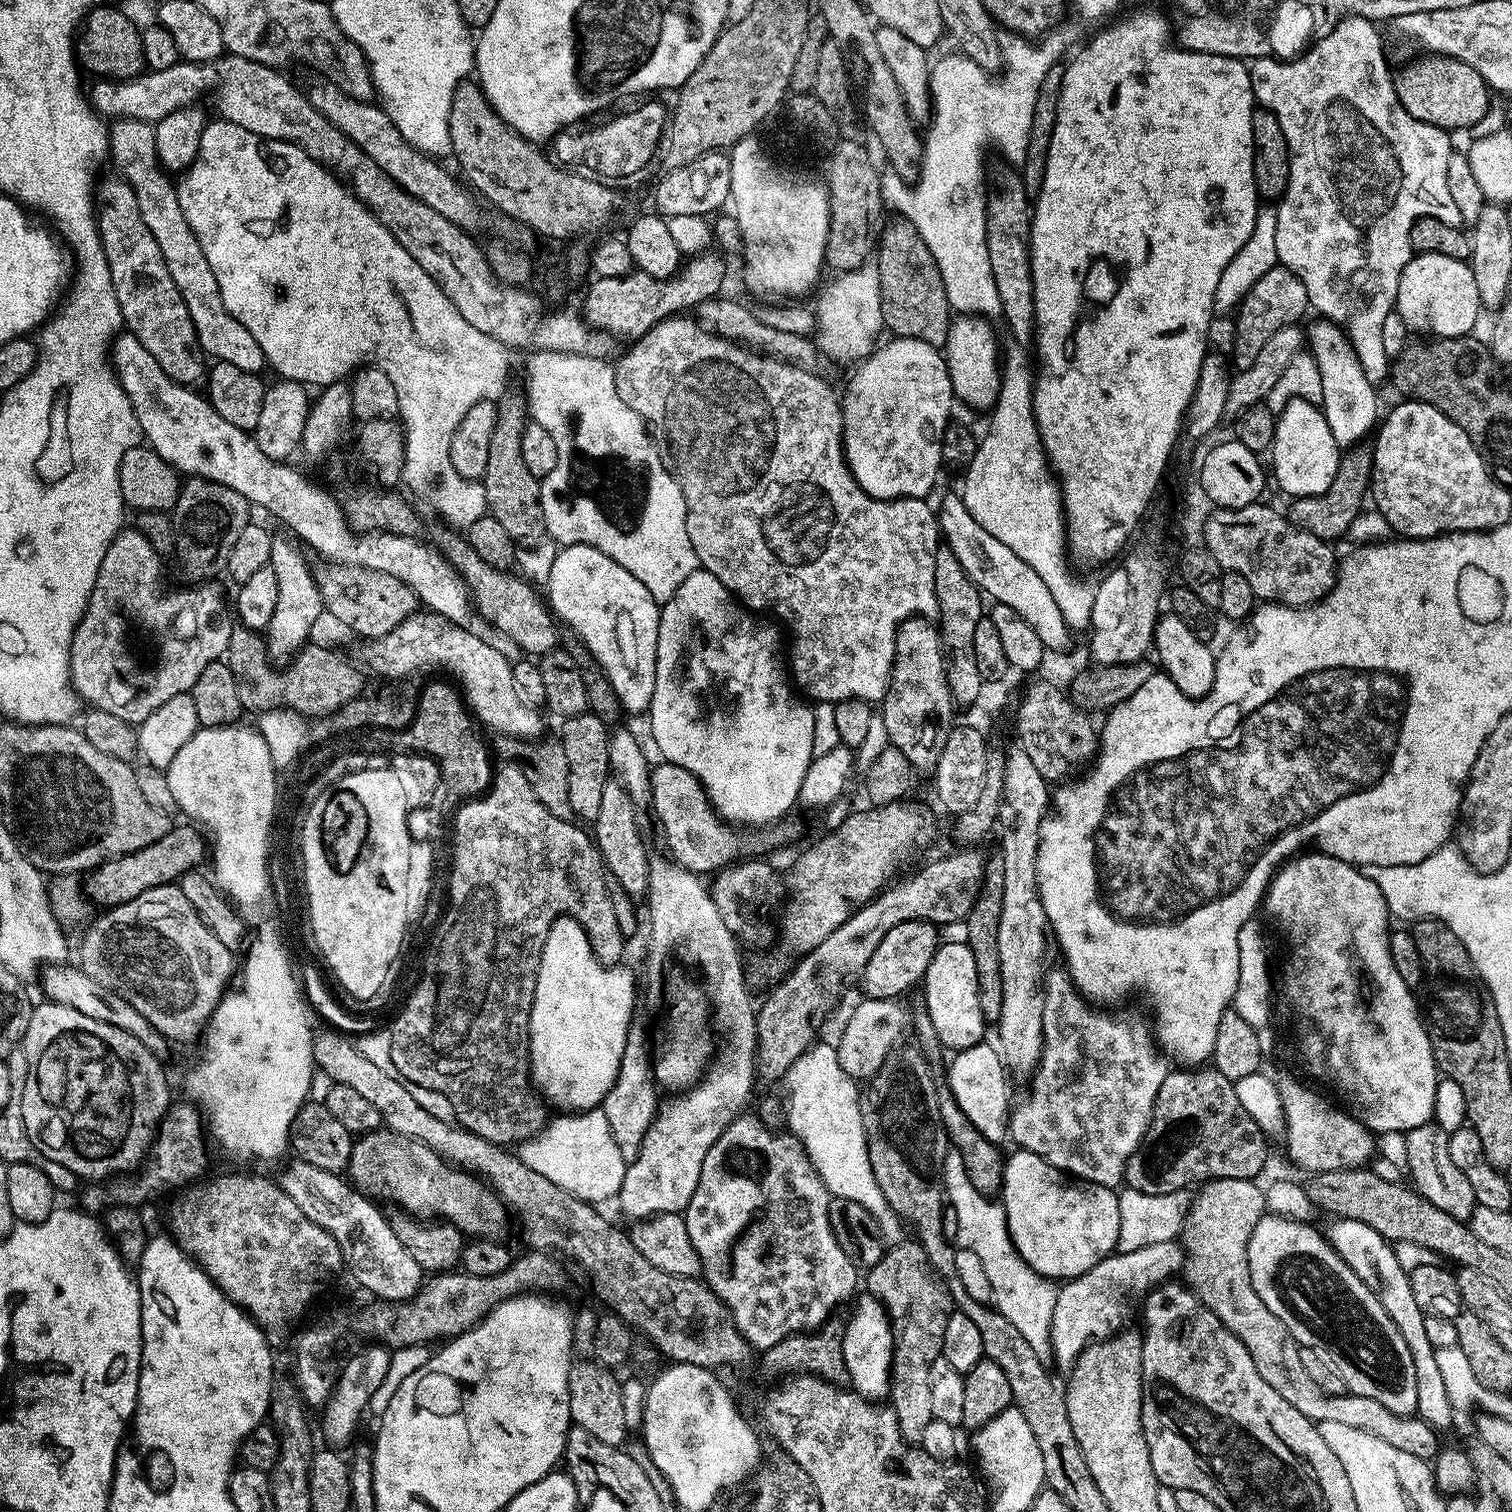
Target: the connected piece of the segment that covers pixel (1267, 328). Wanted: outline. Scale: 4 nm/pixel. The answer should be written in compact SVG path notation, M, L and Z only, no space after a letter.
M1277 266L1266 270L1266 274L1262 274L1254 286L1250 286L1246 298L1235 313L1236 337L1232 340L1231 363L1236 363L1237 369L1253 364L1262 346L1266 346L1266 341L1282 327L1290 327L1302 321L1300 319L1303 318L1304 311L1307 313L1309 308L1306 286L1302 286L1302 282L1290 269Z

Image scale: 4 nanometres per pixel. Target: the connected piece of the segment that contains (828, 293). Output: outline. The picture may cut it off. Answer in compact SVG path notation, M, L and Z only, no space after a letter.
M872 266L841 272L835 278L837 280L821 294L820 301L814 305L814 343L829 361L836 363L837 360L840 364L852 366L876 351L881 339L880 332L885 331L880 287L875 267Z

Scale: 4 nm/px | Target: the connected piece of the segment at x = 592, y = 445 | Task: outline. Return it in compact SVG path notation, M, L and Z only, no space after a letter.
M532 352L528 360L528 392L526 391L526 403L528 415L535 423L542 425L554 438L554 446L558 446L558 466L550 470L540 480L540 497L542 498L542 510L544 511L544 527L549 537L557 540L557 545L585 544L602 550L618 566L630 570L646 590L656 599L656 603L663 605L670 598L674 598L674 590L690 578L690 574L698 571L698 561L694 554L694 546L690 546L690 534L686 534L686 498L680 489L680 483L668 473L668 468L662 462L660 452L646 427L646 422L622 398L618 398L616 389L616 370L607 359L599 360L593 356L579 356L578 354L562 354L561 352Z

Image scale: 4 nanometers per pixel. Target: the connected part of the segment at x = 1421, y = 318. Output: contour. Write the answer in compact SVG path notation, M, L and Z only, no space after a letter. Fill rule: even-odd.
M1446 254L1413 255L1406 270L1402 270L1394 311L1401 316L1412 334L1425 332L1428 338L1469 335L1482 313L1471 263L1468 260L1446 258Z

